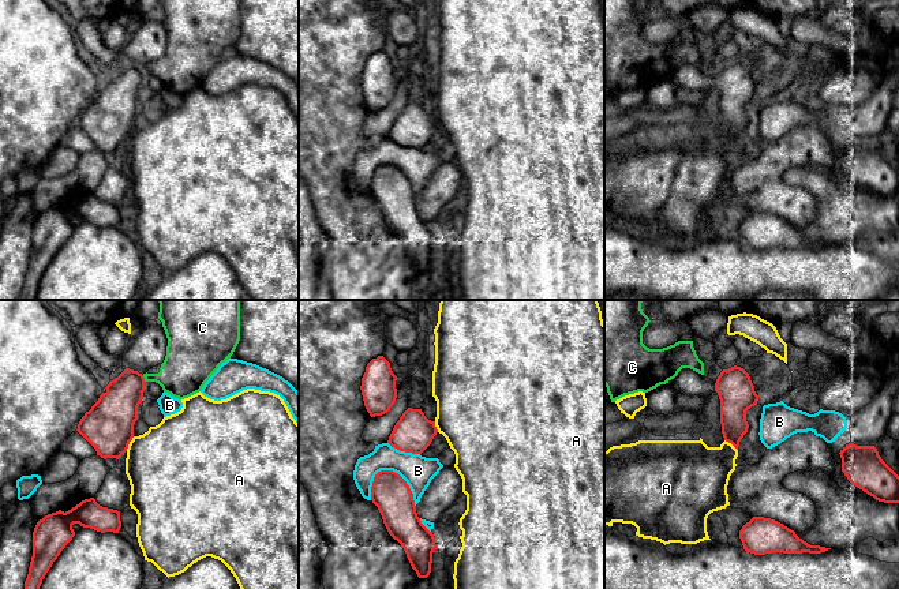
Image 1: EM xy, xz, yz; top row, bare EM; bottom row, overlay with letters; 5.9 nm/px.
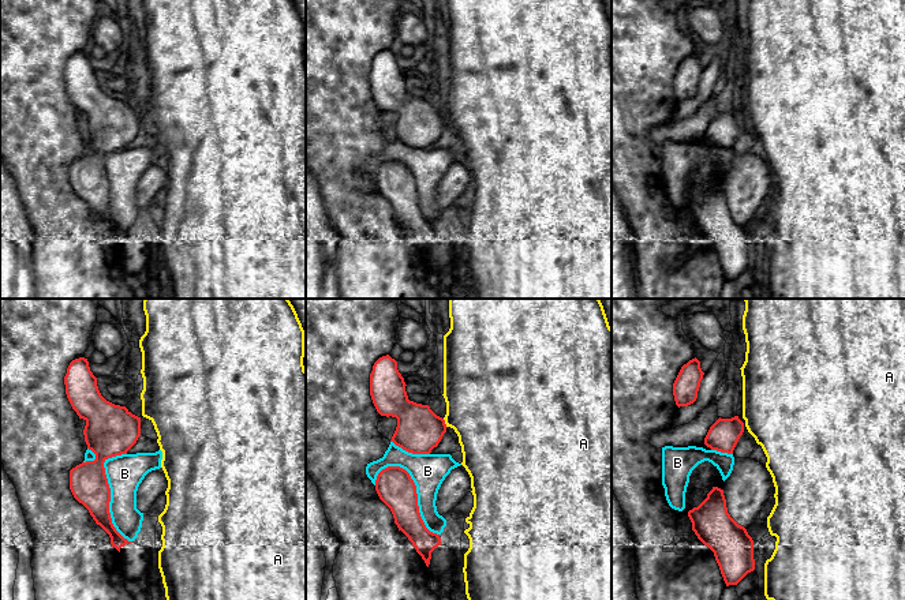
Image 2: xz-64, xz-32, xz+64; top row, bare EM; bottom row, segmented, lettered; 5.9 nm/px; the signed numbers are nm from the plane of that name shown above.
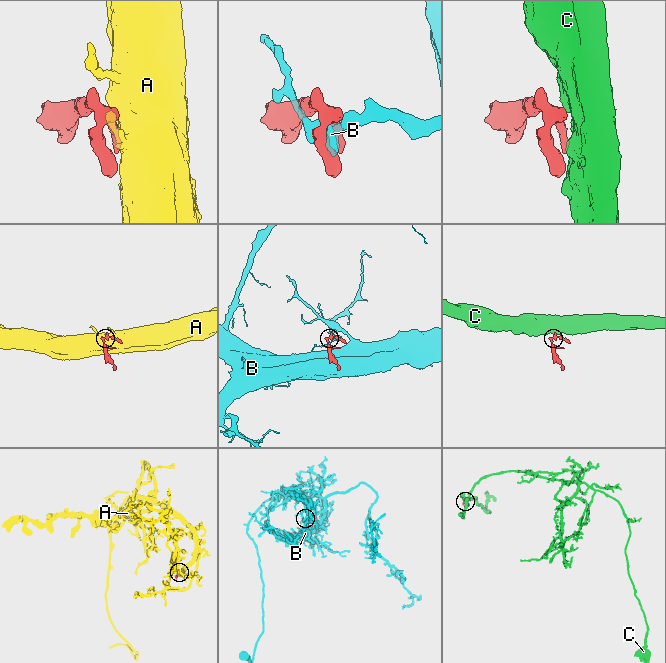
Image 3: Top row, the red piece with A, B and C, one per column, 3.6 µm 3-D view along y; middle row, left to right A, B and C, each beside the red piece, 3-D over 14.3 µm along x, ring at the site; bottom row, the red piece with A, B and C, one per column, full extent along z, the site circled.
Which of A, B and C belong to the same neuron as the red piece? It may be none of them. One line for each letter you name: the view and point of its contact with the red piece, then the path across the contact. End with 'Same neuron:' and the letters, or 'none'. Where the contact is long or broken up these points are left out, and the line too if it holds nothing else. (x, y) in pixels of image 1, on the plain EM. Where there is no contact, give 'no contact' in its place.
Same neuron: none

